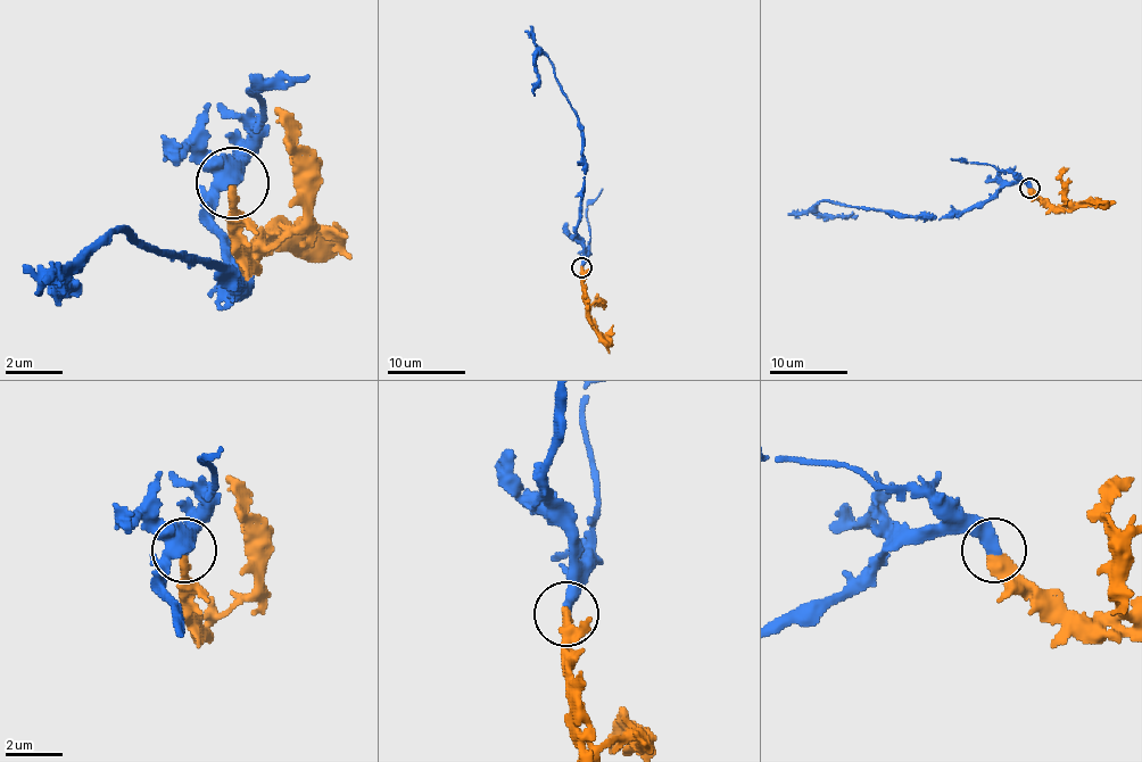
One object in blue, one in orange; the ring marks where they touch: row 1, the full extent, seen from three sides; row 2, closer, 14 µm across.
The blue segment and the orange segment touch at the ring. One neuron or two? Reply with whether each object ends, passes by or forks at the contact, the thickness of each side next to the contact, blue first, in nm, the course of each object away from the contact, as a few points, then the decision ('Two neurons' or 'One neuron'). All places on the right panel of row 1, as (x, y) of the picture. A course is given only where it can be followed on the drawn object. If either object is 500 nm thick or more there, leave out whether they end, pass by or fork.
At the ring blue ends. At the ring orange ends. Thickness 380 nm (blue) against 400 nm. Course of blue: (1029, 187), (1004, 183), (986, 199), (940, 218), (896, 216), (837, 200), (816, 207), (841, 218), (857, 214). Course of orange: (1029, 189), (1051, 205), (1102, 207), (1116, 203). One neuron

